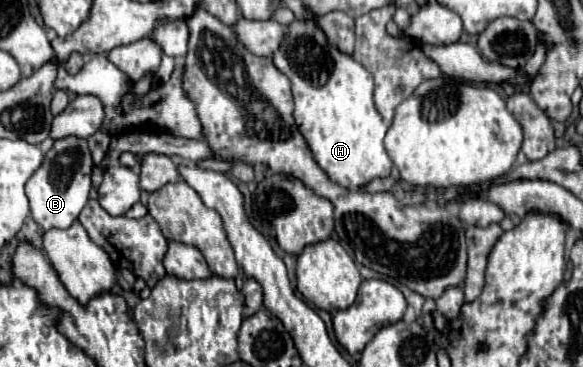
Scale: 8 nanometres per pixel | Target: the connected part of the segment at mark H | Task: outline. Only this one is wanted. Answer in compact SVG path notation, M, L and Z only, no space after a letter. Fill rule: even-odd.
M293 21L287 27L287 37L279 51L273 53L273 63L291 79L291 91L295 99L293 117L303 133L309 149L315 155L319 167L329 175L331 181L339 183L345 189L357 191L363 189L377 177L389 177L393 169L393 161L383 145L383 137L387 133L387 125L383 123L375 103L373 103L373 75L357 63L353 57L341 53L331 47L325 37L321 37L321 29L313 21Z

